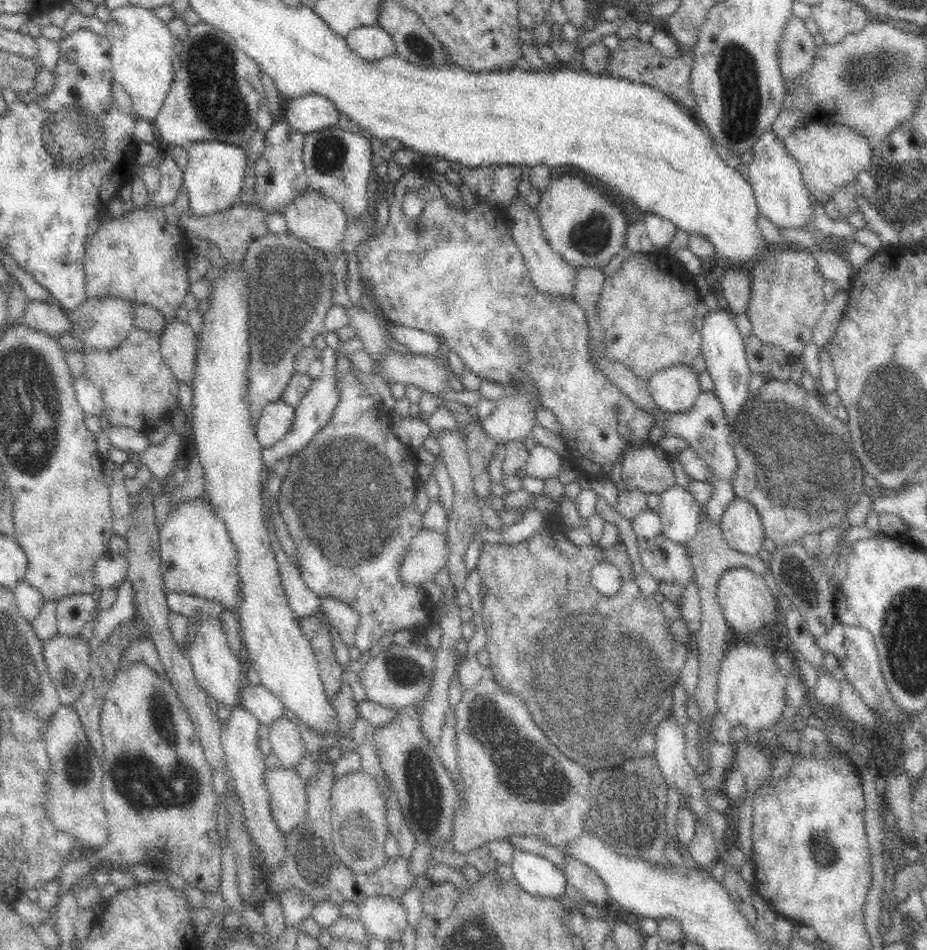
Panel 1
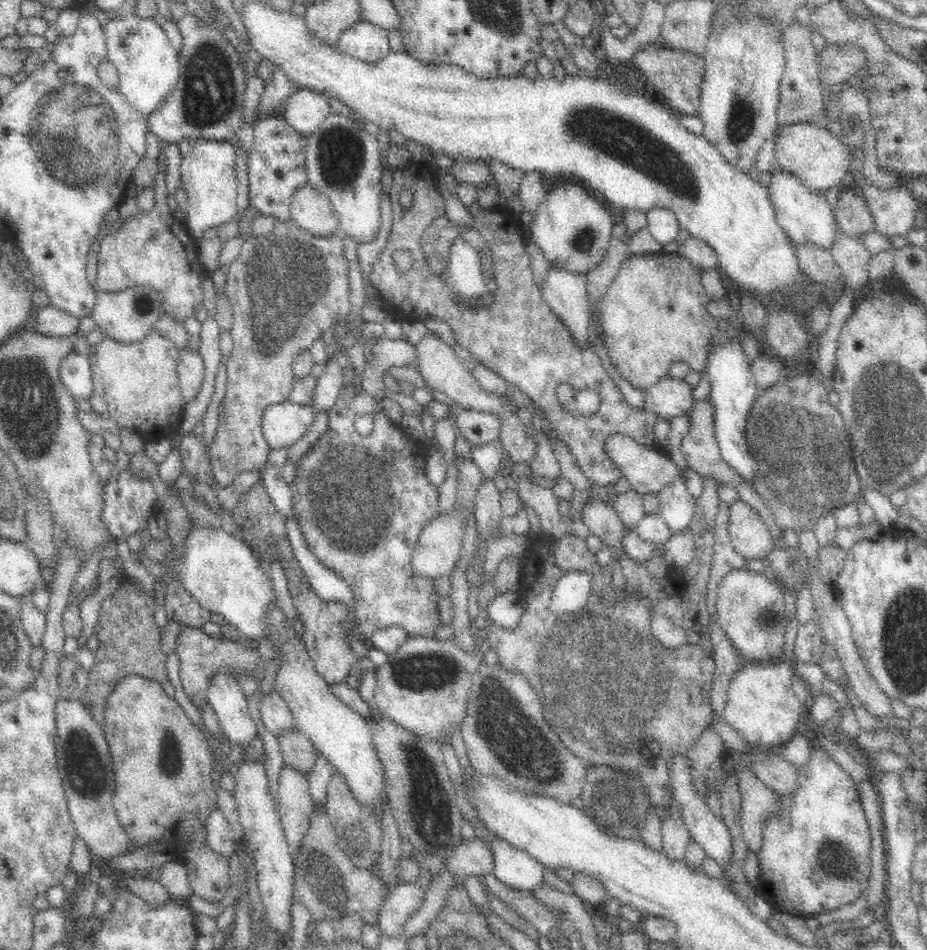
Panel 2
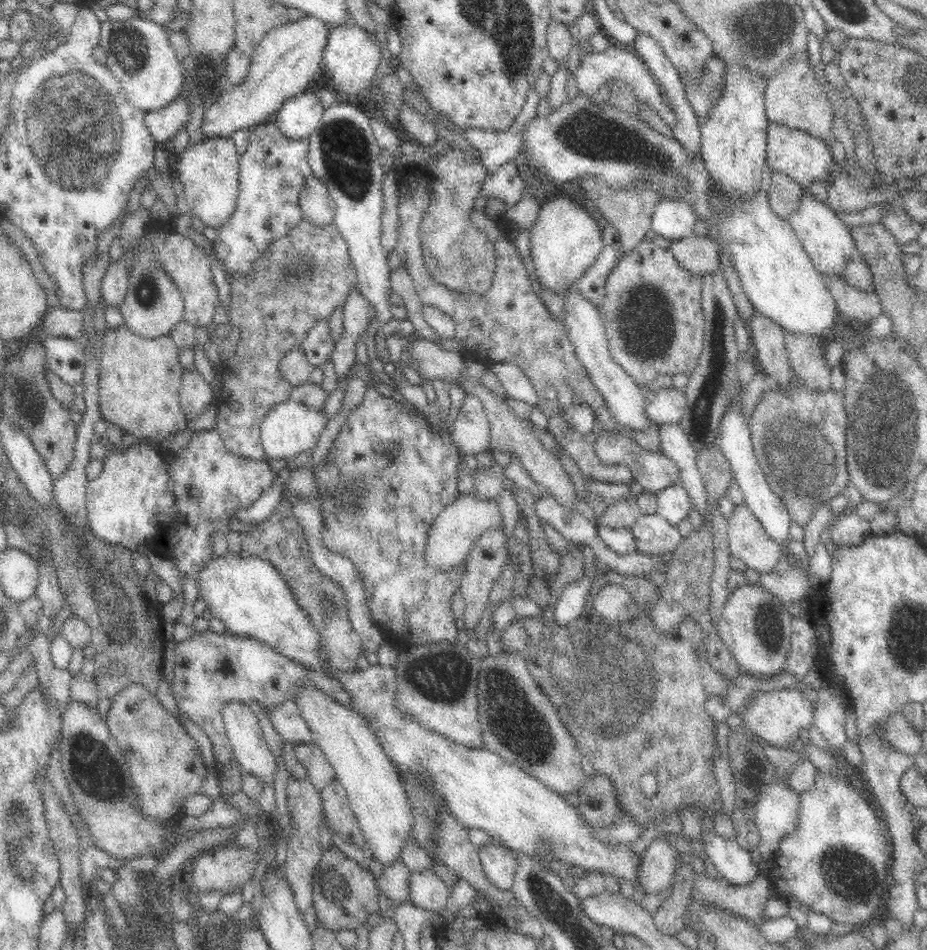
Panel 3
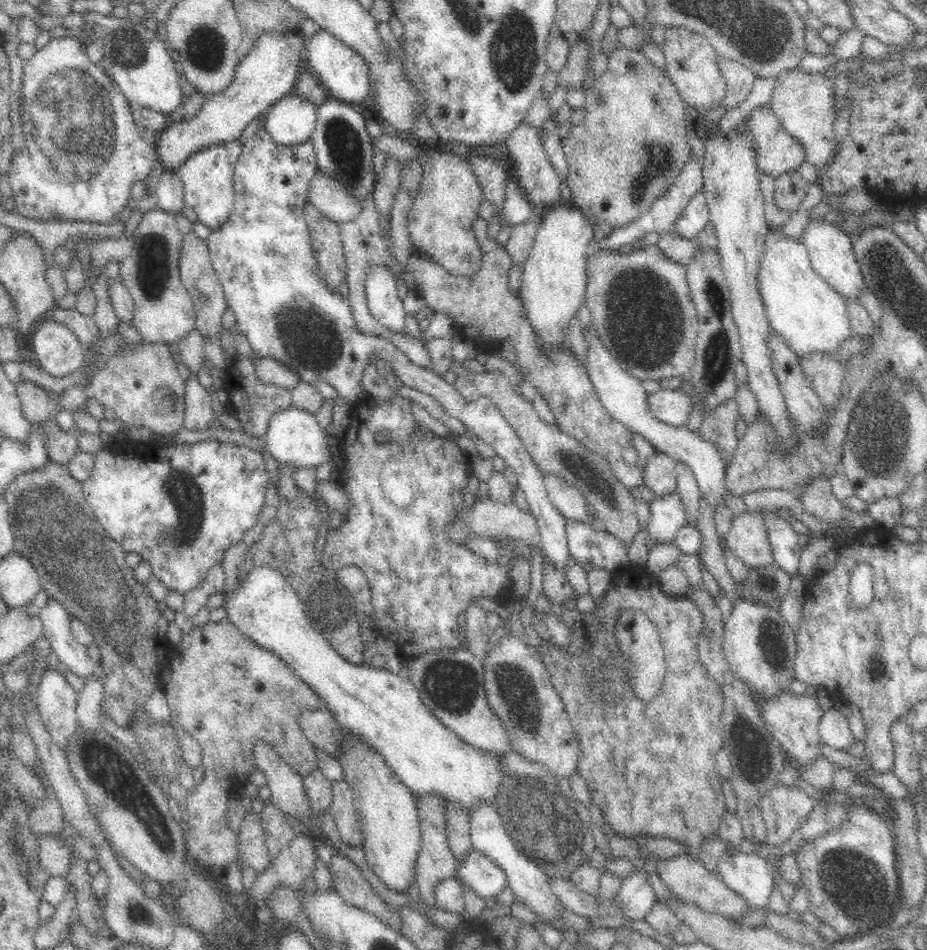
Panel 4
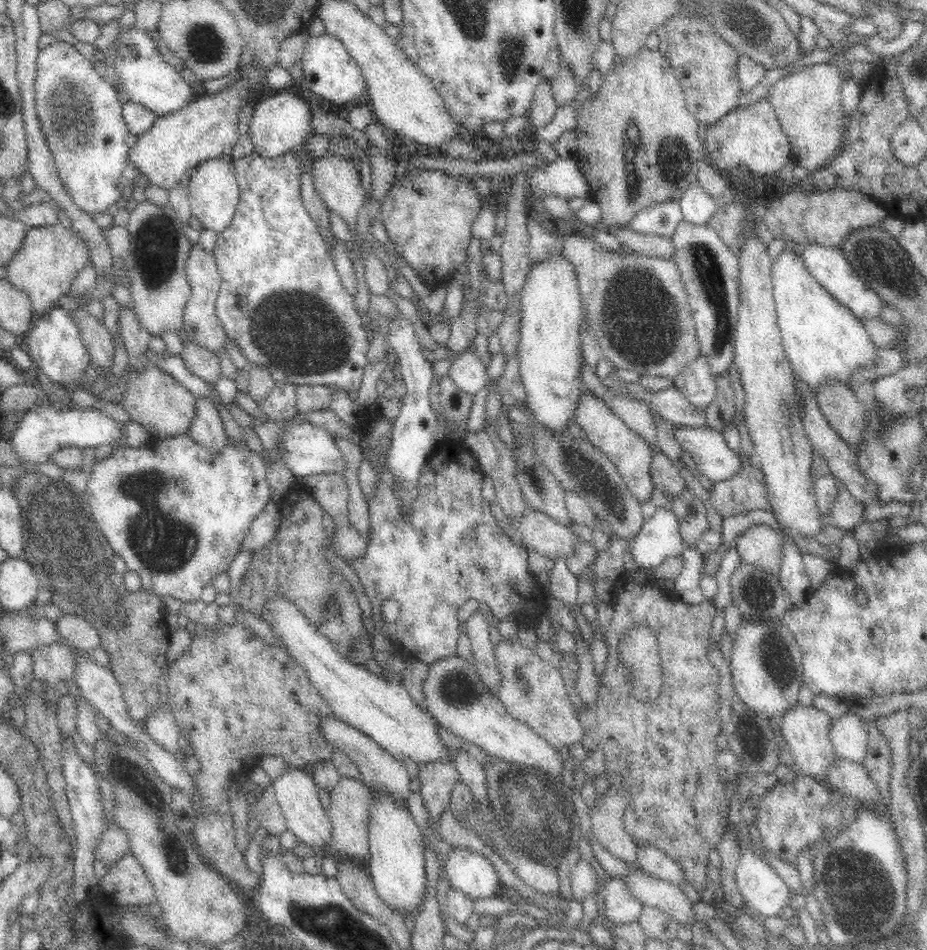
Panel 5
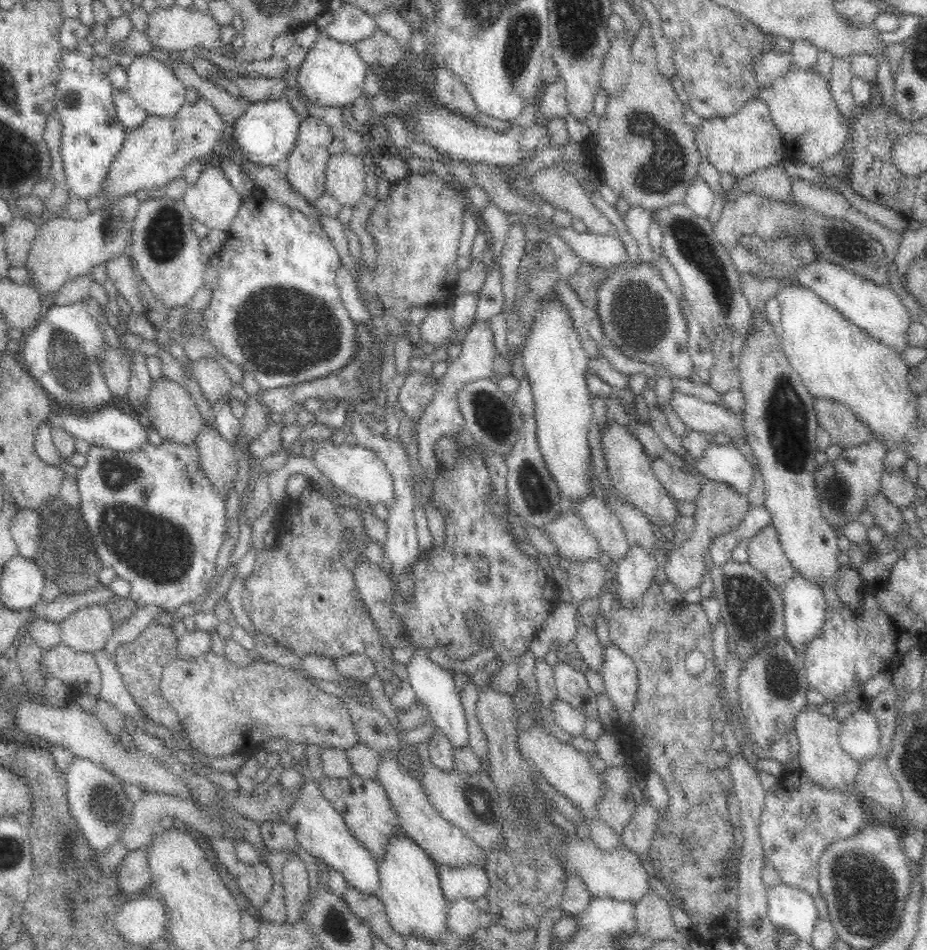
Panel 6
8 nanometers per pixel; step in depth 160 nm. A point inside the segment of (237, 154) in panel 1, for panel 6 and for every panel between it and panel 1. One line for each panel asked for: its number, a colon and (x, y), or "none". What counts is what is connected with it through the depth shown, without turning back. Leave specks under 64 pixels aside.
2: (208, 172)
3: (209, 171)
4: (207, 179)
5: (213, 192)
6: (213, 201)

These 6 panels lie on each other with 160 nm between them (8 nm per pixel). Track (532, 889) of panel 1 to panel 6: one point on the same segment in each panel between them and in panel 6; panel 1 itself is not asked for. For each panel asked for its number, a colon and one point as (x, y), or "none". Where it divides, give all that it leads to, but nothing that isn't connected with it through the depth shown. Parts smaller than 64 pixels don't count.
2: (513, 867)
3: (500, 864)
4: (478, 871)
5: (469, 872)
6: (471, 881)

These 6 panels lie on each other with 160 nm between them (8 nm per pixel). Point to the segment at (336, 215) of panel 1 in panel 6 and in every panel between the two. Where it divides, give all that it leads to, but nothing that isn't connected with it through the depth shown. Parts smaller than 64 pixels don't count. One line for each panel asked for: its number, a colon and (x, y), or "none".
2: (312, 211)
3: (316, 205)
4: (326, 195)
5: (337, 182)
6: (344, 174)

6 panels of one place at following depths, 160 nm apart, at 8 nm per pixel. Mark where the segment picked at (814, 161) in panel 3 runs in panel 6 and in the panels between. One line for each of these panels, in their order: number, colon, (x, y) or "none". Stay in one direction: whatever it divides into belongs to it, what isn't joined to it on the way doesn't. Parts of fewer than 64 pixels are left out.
4: (778, 153)
5: (752, 136)
6: (739, 145)

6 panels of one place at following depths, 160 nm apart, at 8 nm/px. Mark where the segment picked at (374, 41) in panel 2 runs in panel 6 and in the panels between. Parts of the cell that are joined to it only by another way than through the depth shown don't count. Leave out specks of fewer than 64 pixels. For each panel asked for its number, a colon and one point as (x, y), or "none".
3: (351, 58)
4: (343, 72)
5: (329, 71)
6: (332, 74)

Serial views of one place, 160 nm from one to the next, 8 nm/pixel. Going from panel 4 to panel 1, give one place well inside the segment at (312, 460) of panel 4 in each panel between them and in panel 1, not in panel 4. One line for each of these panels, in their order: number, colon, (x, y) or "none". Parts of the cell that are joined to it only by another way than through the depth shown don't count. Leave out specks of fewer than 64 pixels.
1: (276, 419)
2: (283, 424)
3: (290, 428)

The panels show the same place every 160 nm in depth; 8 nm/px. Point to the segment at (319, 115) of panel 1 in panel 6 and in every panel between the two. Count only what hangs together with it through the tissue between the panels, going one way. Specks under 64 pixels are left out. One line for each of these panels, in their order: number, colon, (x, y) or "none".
2: (305, 110)
3: (298, 117)
4: (292, 120)
5: (281, 121)
6: (266, 132)

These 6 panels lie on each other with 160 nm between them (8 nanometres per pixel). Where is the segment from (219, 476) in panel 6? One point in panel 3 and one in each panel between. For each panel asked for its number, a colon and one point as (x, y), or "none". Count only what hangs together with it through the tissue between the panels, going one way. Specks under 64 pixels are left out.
3: (194, 393)
4: (199, 414)
5: (206, 428)

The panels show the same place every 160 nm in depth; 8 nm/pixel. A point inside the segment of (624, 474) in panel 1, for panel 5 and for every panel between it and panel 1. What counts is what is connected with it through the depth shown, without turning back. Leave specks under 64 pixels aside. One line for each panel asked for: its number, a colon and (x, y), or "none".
2: (647, 471)
3: (654, 471)
4: (659, 478)
5: (665, 476)

